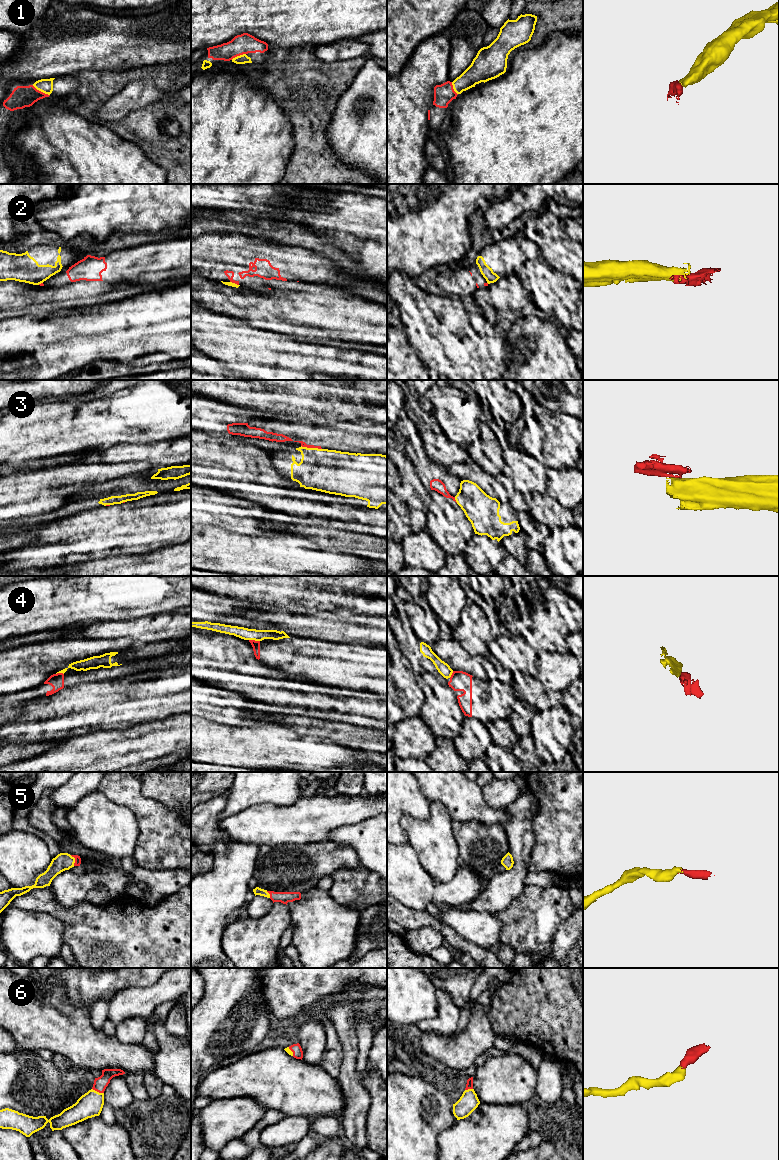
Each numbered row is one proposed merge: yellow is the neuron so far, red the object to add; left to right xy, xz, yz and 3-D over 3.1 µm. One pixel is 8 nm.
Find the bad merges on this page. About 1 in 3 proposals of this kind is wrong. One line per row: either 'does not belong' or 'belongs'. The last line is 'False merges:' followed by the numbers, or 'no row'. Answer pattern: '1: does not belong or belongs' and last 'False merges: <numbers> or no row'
1: belongs
2: does not belong
3: does not belong
4: does not belong
5: belongs
6: belongs
False merges: 2, 3, 4

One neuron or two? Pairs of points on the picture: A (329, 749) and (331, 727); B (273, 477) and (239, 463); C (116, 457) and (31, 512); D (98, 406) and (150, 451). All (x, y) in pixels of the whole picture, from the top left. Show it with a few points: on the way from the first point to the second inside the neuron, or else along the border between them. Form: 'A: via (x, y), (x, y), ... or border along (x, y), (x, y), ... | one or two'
A: border along (325, 737), (330, 737), (333, 740) | two
B: via (265, 474), (252, 464), (247, 463) | one
C: border along (101, 461), (132, 462) | two
D: border along (164, 439), (150, 443), (117, 444) | two

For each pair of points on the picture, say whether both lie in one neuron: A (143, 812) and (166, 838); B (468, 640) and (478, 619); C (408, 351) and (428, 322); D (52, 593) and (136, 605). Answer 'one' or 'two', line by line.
A: one
B: one
C: two
D: one

